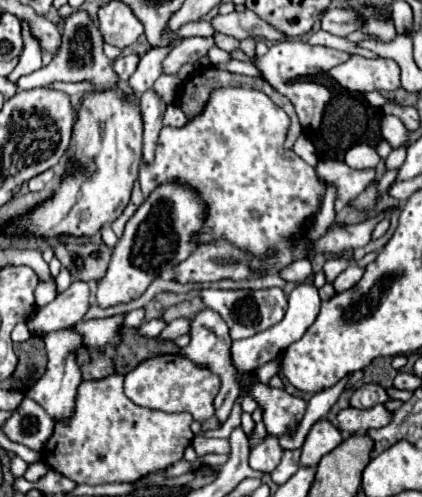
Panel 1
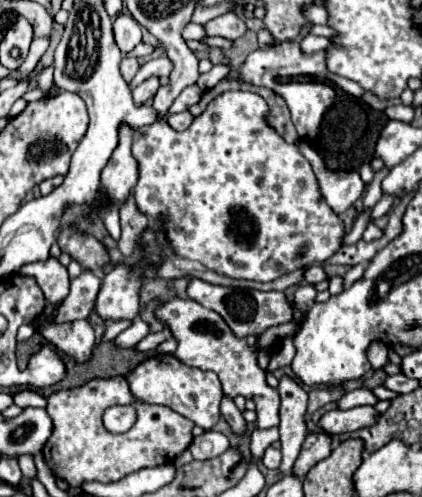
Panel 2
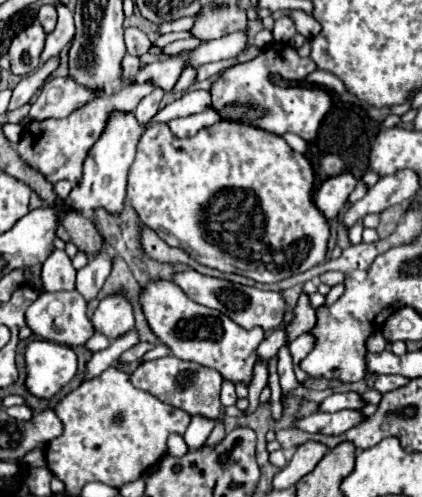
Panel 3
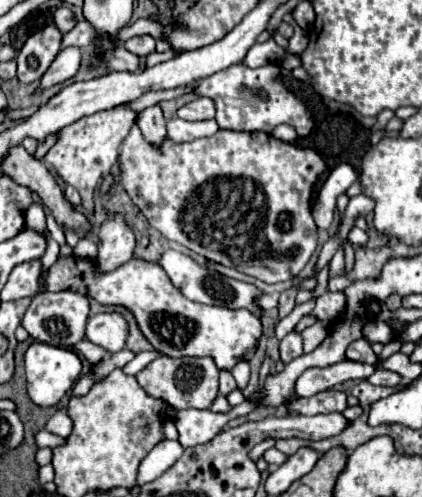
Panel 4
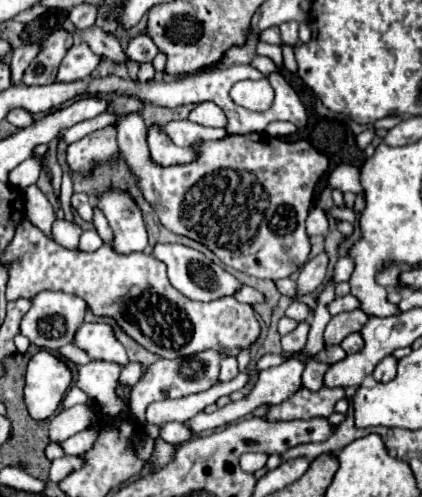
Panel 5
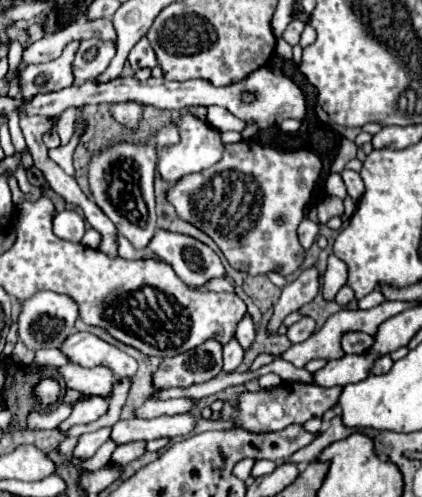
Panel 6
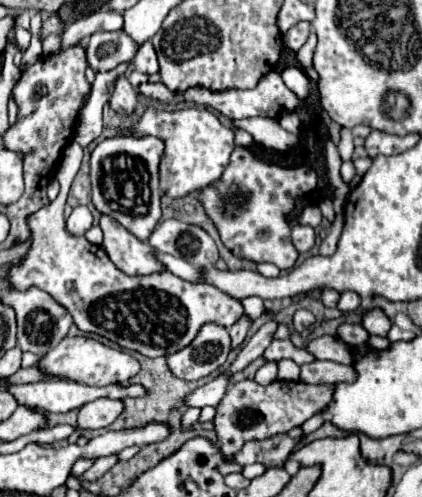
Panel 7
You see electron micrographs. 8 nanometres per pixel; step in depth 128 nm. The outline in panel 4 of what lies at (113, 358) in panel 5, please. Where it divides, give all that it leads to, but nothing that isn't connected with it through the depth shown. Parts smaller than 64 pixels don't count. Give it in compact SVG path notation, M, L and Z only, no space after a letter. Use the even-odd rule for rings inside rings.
M118 312L90 316L86 324L86 340L102 346L110 354L120 352L124 348L126 336L128 336L128 328Z

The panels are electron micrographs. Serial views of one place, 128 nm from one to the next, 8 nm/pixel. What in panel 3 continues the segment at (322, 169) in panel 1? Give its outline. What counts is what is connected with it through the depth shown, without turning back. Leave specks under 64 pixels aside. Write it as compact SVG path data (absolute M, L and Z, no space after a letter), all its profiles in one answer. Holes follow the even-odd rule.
M286 132L286 134L284 134L284 140L290 144L292 150L302 154L307 153L308 144L305 140L302 140L300 136L296 136L296 134L292 134L292 132ZM342 172L338 176L328 178L316 192L314 204L322 212L326 220L332 220L340 214L340 210L348 202L348 194L356 188L358 180L350 172Z

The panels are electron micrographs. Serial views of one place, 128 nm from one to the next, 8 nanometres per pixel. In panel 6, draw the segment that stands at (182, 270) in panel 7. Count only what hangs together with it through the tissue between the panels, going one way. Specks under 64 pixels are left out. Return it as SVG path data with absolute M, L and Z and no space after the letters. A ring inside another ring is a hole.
M120 238L120 256L124 256L126 260L146 260L146 258L152 258L156 262L164 262L160 256L148 252L148 248L134 248L126 238ZM212 278L212 280L208 280L200 288L206 290L206 292L230 292L232 290L232 284L230 284L228 278Z

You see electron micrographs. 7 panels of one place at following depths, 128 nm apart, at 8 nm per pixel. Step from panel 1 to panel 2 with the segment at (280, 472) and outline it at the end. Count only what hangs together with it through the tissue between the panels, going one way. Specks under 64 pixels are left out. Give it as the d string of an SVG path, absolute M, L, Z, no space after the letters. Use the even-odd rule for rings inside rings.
M282 376L278 384L280 394L280 442L282 442L282 464L280 472L290 474L306 438L306 390L290 376Z

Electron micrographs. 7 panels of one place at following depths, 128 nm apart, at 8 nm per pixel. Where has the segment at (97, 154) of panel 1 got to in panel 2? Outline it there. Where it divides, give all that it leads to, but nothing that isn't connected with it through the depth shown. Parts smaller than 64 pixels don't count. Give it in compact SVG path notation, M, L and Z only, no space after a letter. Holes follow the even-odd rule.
M120 128L120 144L112 154L112 164L108 164L104 172L104 192L112 196L112 200L124 202L130 190L136 186L138 180L138 164L132 156L132 128Z

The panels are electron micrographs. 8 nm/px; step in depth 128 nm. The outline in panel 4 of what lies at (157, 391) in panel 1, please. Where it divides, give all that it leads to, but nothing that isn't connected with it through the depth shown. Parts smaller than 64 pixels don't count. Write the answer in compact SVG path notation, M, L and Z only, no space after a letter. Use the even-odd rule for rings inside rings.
M158 356L138 376L138 384L152 398L172 404L176 410L210 408L218 394L218 368L212 358L168 358Z

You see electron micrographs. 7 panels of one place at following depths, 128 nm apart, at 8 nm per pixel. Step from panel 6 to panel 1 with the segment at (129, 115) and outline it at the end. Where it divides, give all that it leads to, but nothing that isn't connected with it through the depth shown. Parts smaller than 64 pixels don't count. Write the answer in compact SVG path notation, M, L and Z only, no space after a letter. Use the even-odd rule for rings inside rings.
M218 88L210 94L210 100L204 108L204 112L196 118L192 118L182 128L168 128L164 126L160 130L156 156L150 164L140 166L140 186L144 196L148 198L160 184L166 182L180 182L186 186L192 186L194 192L198 192L200 200L206 204L206 218L202 222L202 228L198 230L198 244L208 244L214 240L228 240L232 246L242 250L244 254L250 254L250 270L264 274L278 274L282 268L292 264L292 260L308 258L306 244L312 246L316 254L340 254L346 250L362 248L370 242L372 228L382 220L388 212L368 218L358 224L332 224L324 236L316 240L308 240L308 228L310 218L320 212L322 196L326 194L326 184L316 176L314 168L306 164L294 150L284 148L286 132L288 132L290 120L282 108L278 108L264 92L254 88Z

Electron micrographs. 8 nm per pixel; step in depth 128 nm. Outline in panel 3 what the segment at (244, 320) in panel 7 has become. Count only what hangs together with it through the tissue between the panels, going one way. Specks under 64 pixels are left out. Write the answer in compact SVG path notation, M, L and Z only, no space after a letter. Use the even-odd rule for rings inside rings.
M224 380L224 384L222 384L222 392L220 392L220 402L222 402L222 406L232 406L232 404L236 404L236 392L234 392L234 384L232 382L228 382L228 380Z

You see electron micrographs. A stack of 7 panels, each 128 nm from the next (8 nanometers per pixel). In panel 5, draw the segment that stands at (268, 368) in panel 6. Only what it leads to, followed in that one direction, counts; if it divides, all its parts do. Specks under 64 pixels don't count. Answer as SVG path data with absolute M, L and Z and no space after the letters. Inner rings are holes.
M310 360L302 372L302 386L316 392L324 386L324 372L328 370L328 364L320 364L316 360Z

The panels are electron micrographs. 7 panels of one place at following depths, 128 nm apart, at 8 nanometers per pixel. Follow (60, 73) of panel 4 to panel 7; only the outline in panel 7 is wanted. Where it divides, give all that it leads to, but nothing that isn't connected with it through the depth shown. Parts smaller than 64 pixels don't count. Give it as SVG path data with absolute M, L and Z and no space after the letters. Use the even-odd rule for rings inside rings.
M124 30L98 32L90 36L88 62L96 72L114 70L122 62L134 62L140 44L136 44Z

